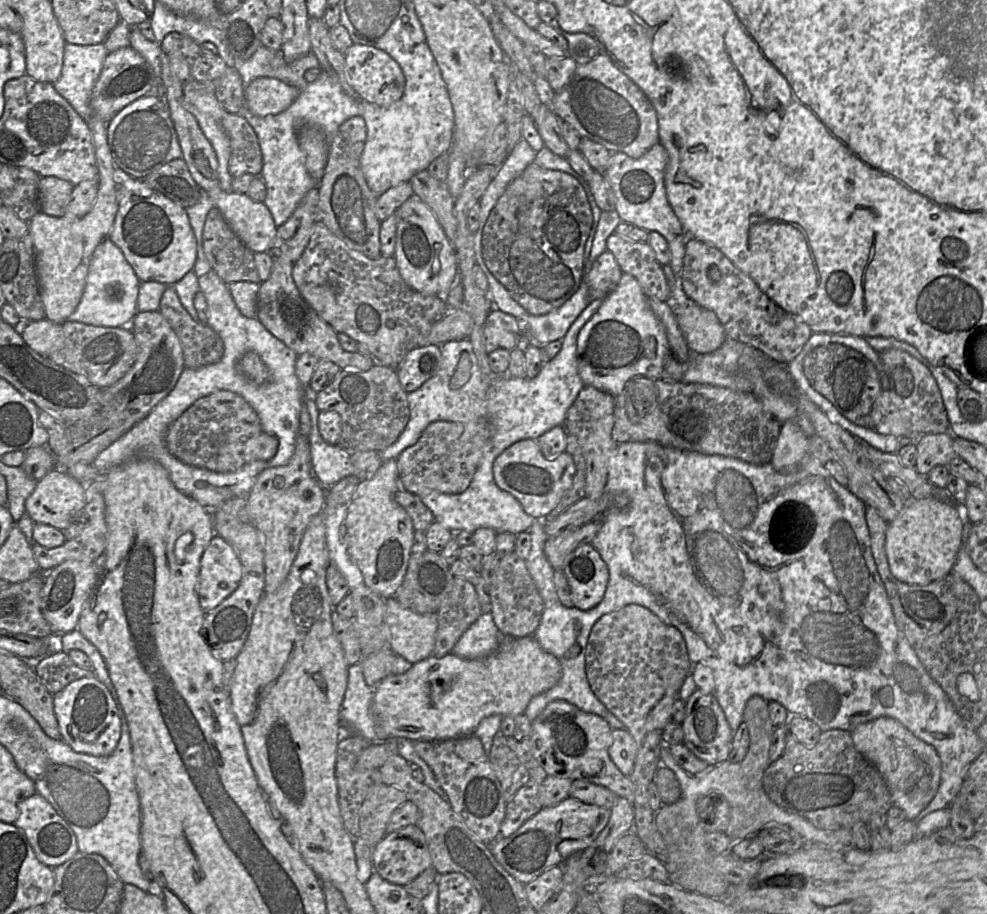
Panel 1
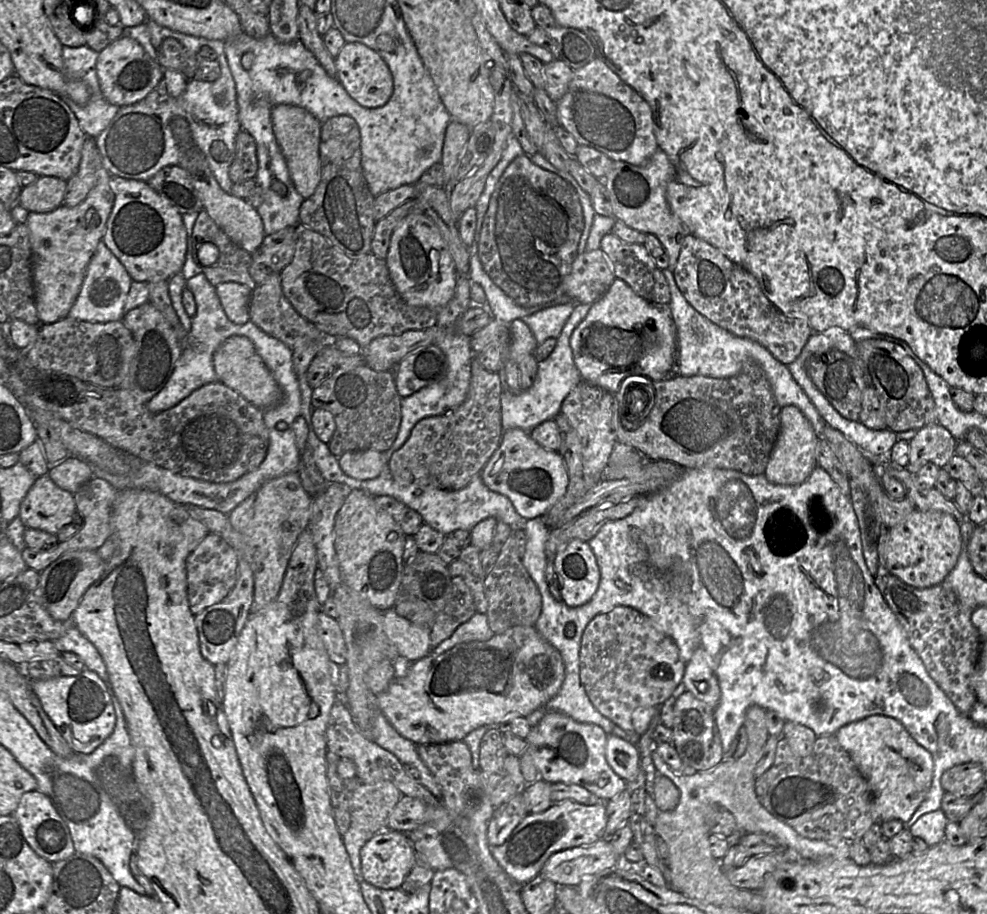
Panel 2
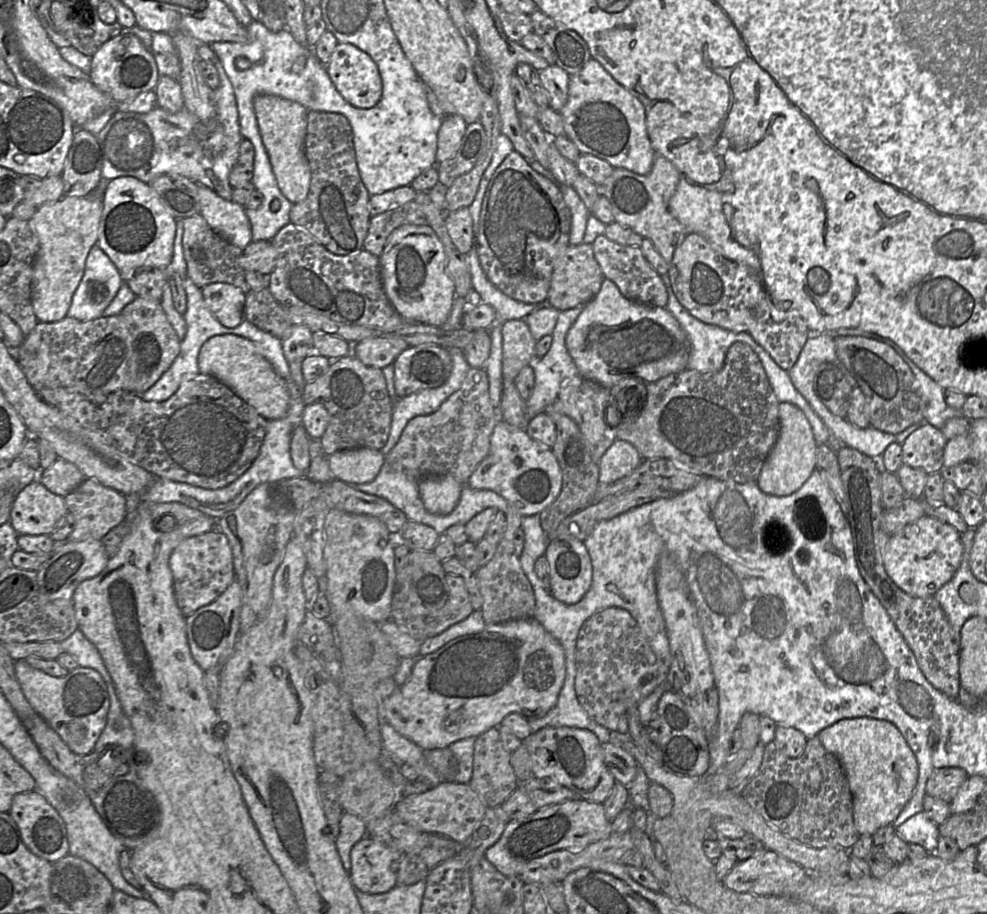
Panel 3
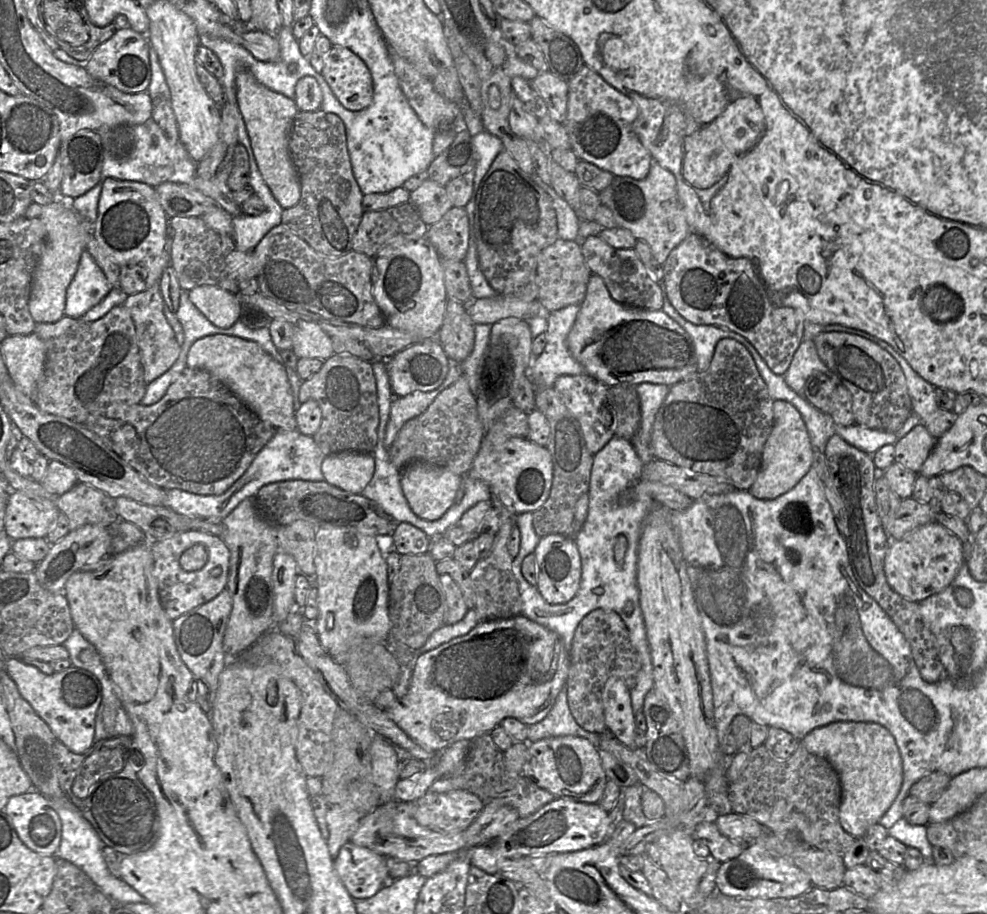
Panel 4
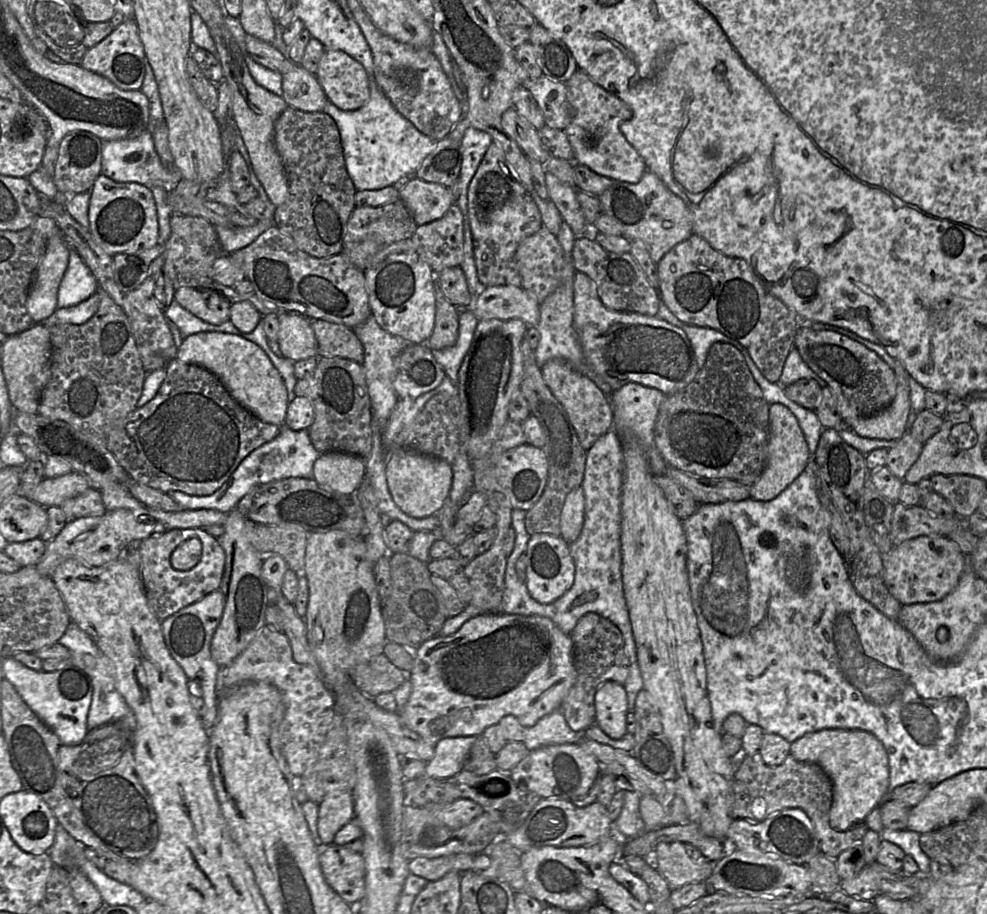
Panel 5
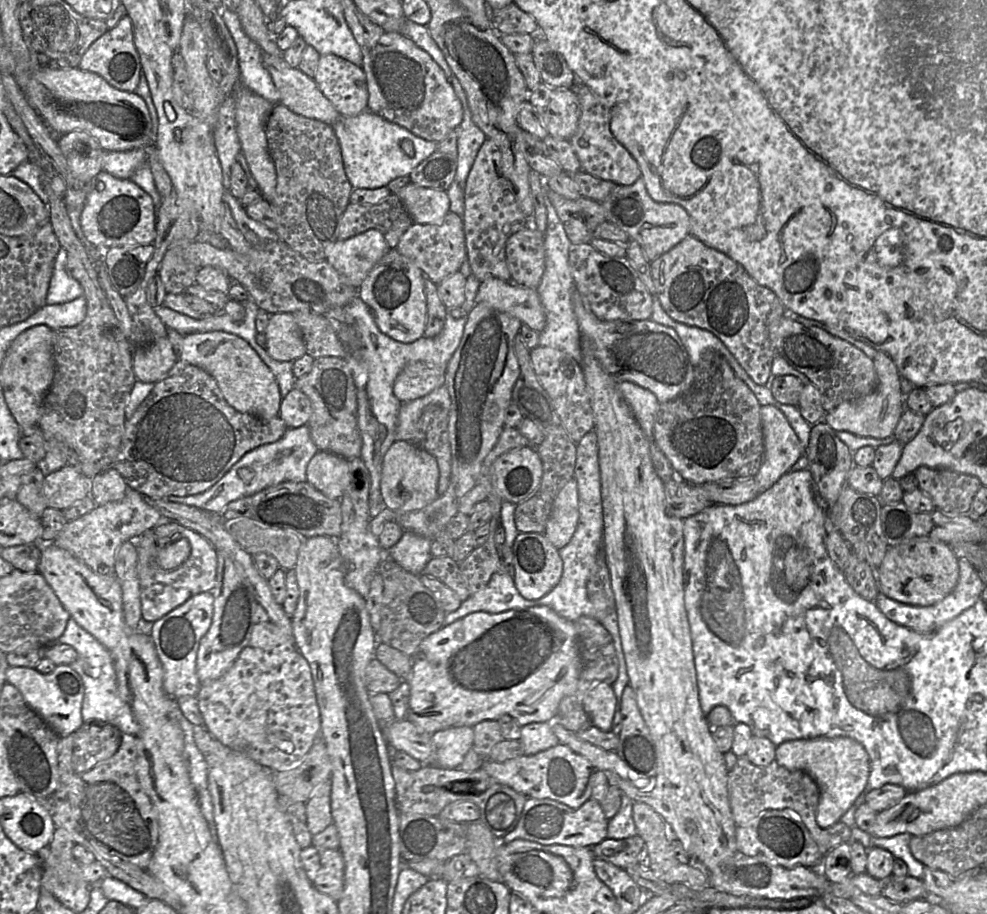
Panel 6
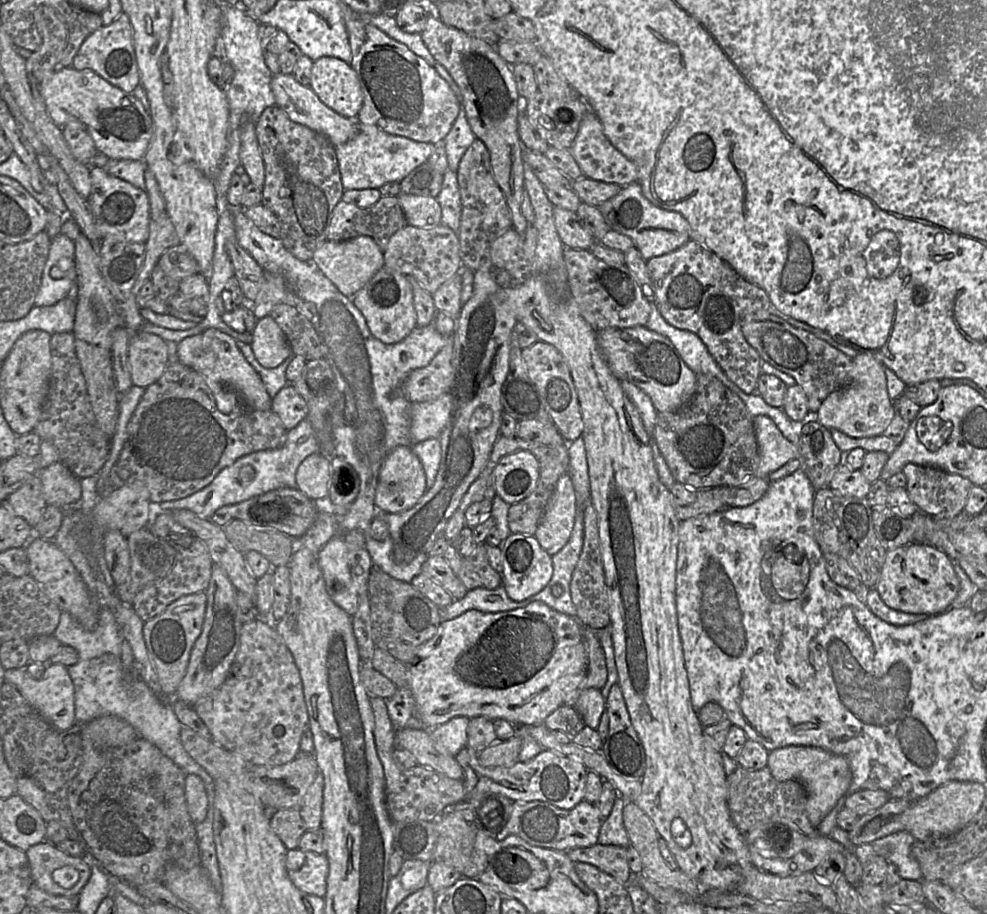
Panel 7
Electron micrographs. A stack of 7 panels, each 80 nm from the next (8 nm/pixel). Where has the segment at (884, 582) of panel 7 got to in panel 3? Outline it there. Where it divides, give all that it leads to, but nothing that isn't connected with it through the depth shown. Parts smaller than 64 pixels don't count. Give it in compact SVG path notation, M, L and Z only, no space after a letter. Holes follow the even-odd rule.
M924 515L901 531L890 535L884 553L884 567L893 582L907 594L924 598L933 596L957 571L963 554L961 534L951 525Z

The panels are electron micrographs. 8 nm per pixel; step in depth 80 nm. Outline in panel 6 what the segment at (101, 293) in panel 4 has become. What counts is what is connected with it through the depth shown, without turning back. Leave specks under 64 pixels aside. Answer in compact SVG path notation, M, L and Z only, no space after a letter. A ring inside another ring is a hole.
M61 248L54 260L54 272L46 297L48 305L70 302L84 294L80 283L67 273L66 259L67 251Z

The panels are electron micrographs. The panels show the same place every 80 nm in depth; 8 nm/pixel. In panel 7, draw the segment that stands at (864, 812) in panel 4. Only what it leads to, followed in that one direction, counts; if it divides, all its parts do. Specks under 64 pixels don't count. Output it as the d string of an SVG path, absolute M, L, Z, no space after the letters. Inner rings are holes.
M790 745L774 749L769 752L767 767L779 782L796 780L802 783L807 792L807 816L815 828L818 828L837 802L848 795L852 781L850 766L845 757L813 746Z

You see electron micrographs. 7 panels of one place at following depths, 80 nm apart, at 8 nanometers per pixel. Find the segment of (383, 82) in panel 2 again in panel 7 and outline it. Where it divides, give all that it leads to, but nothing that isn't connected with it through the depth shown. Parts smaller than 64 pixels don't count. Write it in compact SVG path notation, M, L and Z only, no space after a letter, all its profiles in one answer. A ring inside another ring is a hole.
M321 57L314 61L308 85L329 108L356 119L363 104L363 92L355 70L339 58Z

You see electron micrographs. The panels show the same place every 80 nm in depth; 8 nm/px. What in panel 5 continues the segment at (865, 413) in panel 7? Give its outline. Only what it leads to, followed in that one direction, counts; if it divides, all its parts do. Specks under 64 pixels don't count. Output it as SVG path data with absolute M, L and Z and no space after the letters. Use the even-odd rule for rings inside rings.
M856 334L854 340L874 351L888 364L895 373L897 390L895 398L887 407L871 416L858 417L855 421L849 421L847 428L853 430L861 437L882 440L898 440L906 432L906 422L911 410L915 413L925 410L926 389L907 372L900 360L890 355L883 347L861 338Z

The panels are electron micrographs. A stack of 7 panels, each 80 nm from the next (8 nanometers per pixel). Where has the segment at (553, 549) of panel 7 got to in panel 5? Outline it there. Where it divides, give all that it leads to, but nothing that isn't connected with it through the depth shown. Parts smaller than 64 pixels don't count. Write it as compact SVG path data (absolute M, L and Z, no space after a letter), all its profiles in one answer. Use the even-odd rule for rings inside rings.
M577 487L566 497L560 515L560 536L573 543L580 535L584 524L585 496L583 488Z

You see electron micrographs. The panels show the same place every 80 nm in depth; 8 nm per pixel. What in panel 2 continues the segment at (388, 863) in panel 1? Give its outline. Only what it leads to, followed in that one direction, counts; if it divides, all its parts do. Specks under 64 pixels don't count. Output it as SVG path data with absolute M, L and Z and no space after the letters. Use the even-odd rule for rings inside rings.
M384 829L372 836L360 852L360 879L382 889L401 887L408 873L419 861L410 834Z

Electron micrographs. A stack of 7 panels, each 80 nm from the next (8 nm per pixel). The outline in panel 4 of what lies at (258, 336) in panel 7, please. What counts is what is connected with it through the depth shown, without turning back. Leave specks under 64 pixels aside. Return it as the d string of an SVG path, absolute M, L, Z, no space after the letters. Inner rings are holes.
M299 321L295 324L291 351L299 359L313 358L325 361L334 355L331 336L311 321Z

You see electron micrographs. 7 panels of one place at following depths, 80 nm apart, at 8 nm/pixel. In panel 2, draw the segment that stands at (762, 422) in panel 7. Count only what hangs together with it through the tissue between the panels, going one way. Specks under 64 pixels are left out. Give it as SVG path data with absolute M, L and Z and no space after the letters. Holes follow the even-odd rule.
M793 405L780 410L780 430L764 471L766 479L778 485L803 483L817 466L816 448L818 437L804 414Z

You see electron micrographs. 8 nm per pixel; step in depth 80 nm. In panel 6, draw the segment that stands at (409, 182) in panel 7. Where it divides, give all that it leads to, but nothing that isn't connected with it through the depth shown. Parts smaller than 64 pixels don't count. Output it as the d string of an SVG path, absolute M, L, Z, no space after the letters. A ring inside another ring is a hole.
M434 151L412 170L410 182L421 187L447 191L456 179L457 153Z

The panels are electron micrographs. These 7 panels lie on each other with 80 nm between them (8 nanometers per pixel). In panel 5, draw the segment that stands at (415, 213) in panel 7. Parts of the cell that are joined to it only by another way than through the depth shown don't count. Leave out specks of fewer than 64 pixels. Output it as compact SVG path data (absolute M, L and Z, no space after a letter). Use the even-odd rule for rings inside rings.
M419 178L411 180L399 194L418 225L443 218L454 203L449 188Z

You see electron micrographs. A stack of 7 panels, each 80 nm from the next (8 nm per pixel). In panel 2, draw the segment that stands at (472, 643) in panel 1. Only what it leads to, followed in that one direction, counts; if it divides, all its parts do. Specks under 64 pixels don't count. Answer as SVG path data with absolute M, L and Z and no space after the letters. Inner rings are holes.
M476 613L467 622L461 624L454 633L435 648L429 654L441 654L453 646L471 641L487 641L495 633L489 627L486 614Z

